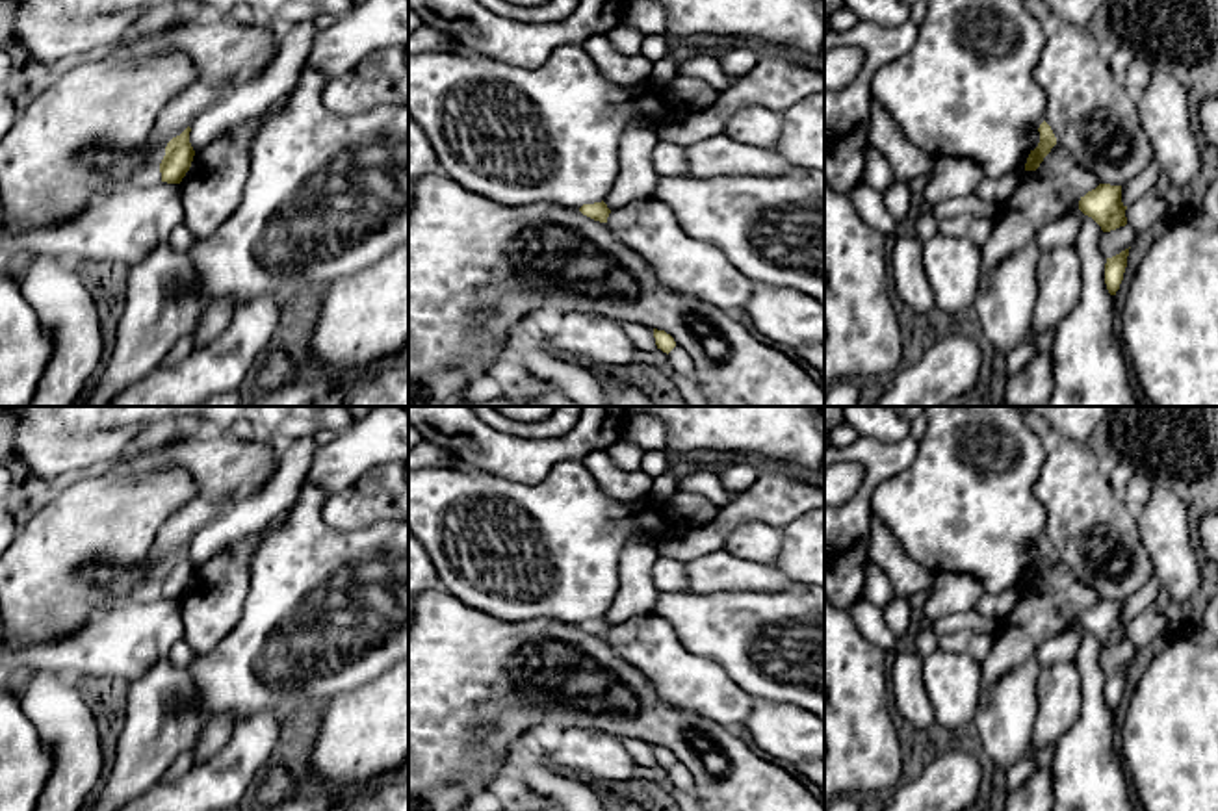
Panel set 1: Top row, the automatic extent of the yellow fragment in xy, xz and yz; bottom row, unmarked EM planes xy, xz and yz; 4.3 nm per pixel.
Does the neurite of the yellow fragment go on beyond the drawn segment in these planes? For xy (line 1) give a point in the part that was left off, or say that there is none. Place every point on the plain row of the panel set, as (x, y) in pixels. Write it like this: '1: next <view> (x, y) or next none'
1: next none

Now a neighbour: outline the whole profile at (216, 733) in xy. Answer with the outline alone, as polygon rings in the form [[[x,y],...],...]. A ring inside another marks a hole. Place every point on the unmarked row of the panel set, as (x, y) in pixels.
[[[221,714],[210,720],[193,744],[195,765],[201,765],[225,748],[236,726],[232,714]]]

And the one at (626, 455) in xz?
[[[618,442],[615,444],[607,455],[613,458],[613,462],[626,470],[626,471],[633,471],[633,470],[639,470],[641,466],[641,460],[644,457],[644,451],[635,445],[635,444],[629,444],[629,442]]]

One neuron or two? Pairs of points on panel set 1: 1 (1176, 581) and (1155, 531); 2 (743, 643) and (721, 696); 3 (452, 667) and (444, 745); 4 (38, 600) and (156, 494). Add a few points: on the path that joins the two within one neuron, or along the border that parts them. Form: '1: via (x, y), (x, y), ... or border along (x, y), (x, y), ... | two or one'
1: via (1176, 568), (1168, 544) | one
2: border along (691, 654), (713, 659), (752, 698) | two
3: via (452, 685), (452, 695), (444, 702), (444, 726) | one
4: via (62, 568), (125, 509) | one

